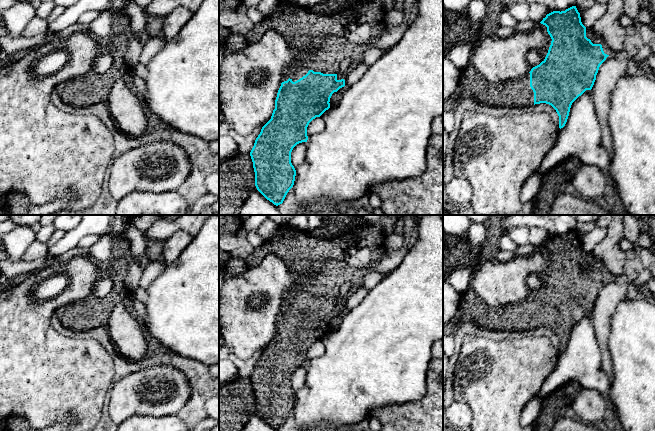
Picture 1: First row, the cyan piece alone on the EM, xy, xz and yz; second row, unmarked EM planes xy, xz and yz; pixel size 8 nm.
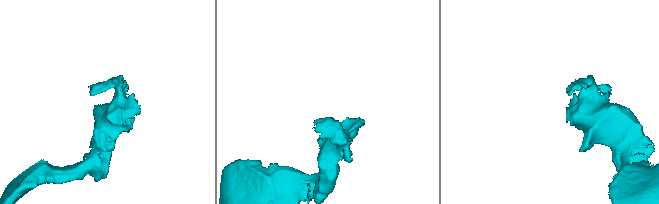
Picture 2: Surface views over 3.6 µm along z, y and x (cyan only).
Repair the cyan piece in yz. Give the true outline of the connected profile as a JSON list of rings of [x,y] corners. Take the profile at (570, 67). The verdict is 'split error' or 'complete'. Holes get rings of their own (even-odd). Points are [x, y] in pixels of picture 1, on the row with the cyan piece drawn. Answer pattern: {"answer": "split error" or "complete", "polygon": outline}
{"answer": "split error", "polygon": [[[576,6],[565,11],[553,11],[540,22],[547,27],[552,41],[545,59],[533,67],[529,73],[514,80],[491,82],[484,78],[470,62],[460,71],[458,85],[443,102],[443,111],[454,112],[466,98],[474,99],[488,106],[524,107],[546,103],[551,105],[559,116],[559,128],[567,122],[572,103],[586,90],[591,90],[600,65],[609,56],[602,39],[586,28]]]}

